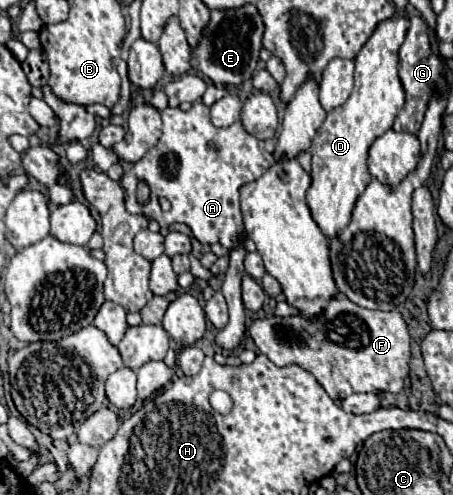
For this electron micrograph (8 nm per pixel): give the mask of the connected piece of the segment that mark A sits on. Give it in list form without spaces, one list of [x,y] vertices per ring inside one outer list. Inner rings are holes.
[[[194,103],[190,111],[182,111],[178,107],[166,107],[162,111],[162,121],[164,121],[164,129],[162,129],[160,141],[140,161],[136,161],[132,165],[132,169],[126,171],[124,177],[120,179],[120,185],[126,191],[126,209],[134,215],[144,215],[144,217],[158,221],[160,227],[168,227],[176,221],[186,223],[200,243],[208,243],[208,245],[220,243],[226,249],[234,249],[236,239],[242,237],[242,233],[244,233],[238,191],[242,185],[252,183],[254,179],[260,179],[264,175],[264,171],[272,167],[274,157],[270,153],[266,153],[260,139],[256,139],[252,133],[248,133],[244,129],[242,121],[236,121],[224,129],[214,127],[210,121],[210,107],[206,107],[204,103]],[[140,181],[146,181],[150,187],[148,203],[138,201],[136,187]],[[160,197],[166,197],[170,201],[170,211],[160,209],[160,203],[158,203]]]

